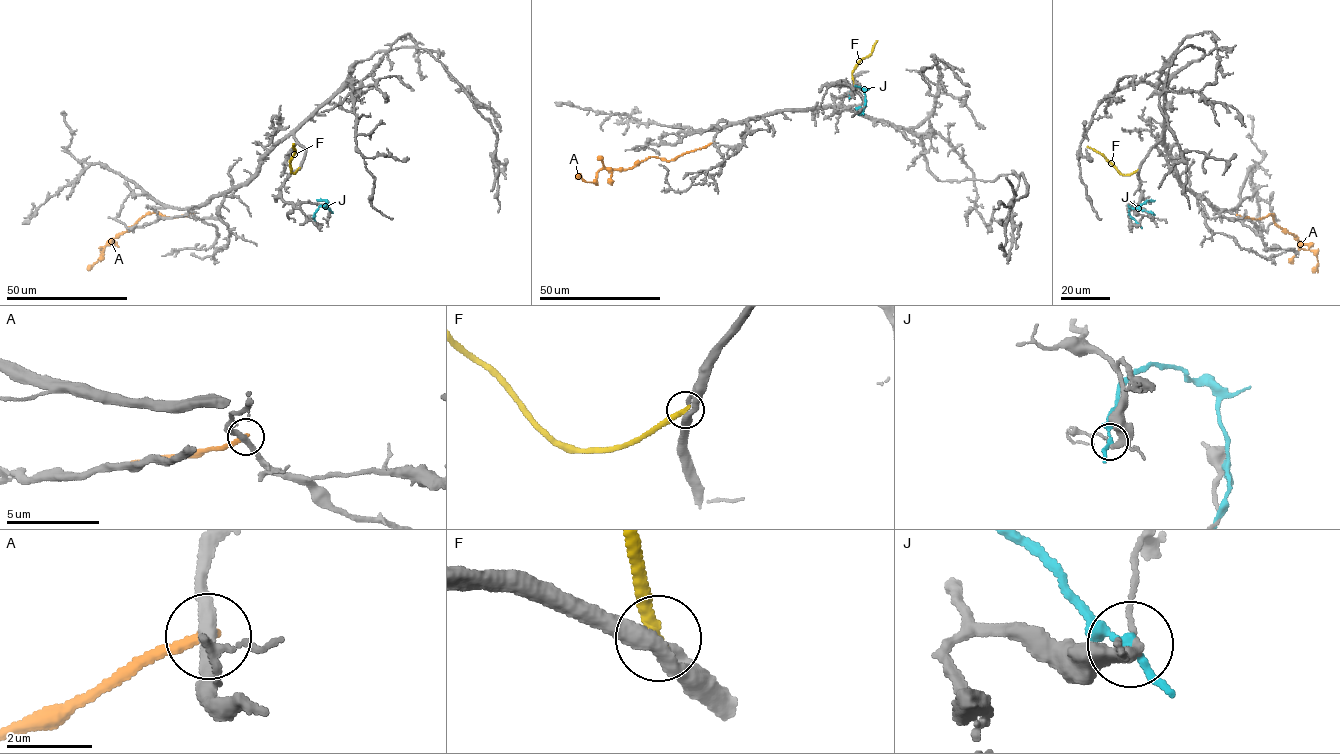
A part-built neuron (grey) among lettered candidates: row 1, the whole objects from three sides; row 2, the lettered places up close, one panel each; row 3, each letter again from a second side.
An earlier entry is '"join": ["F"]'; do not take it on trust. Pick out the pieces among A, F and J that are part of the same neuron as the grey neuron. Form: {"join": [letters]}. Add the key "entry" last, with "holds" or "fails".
{"join": ["F"], "entry": "holds"}

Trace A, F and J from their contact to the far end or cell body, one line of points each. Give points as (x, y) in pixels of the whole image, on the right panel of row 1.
A: (1237, 215), (1259, 219), (1274, 214), (1275, 223), (1294, 235), (1300, 248), (1316, 255), (1318, 264), (1313, 272)
F: (1138, 169), (1122, 175), (1101, 154), (1086, 146)
J: (1140, 225), (1130, 216), (1130, 208), (1154, 200)

